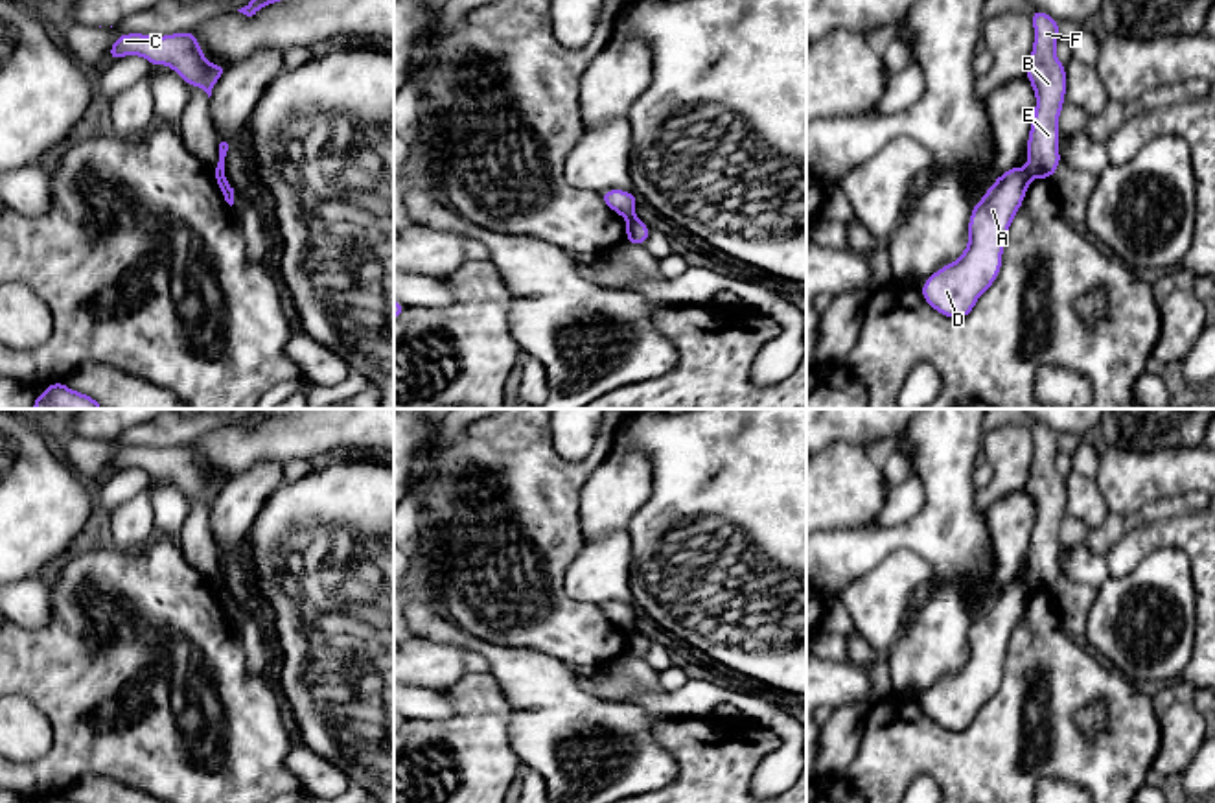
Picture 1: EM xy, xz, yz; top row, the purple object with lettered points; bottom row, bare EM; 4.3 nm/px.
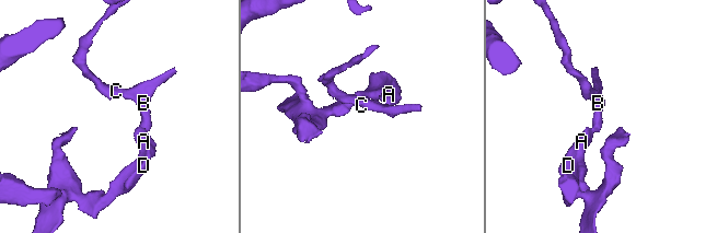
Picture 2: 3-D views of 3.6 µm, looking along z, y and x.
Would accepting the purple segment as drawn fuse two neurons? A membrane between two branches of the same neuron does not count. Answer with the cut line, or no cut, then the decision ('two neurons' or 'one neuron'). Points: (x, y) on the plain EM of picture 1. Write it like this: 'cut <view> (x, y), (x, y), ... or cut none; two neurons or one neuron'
cut xy (214, 584), (223, 590); two neurons

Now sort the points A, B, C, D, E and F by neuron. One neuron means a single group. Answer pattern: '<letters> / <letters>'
A D / B C E F

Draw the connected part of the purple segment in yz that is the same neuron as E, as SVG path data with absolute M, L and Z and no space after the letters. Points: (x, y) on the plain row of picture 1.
M1035 422L1031 427L1035 455L1025 490L1033 497L1036 519L1027 551L1027 578L1031 591L1051 591L1060 573L1059 529L1066 508L1066 477L1057 468L1059 433Z

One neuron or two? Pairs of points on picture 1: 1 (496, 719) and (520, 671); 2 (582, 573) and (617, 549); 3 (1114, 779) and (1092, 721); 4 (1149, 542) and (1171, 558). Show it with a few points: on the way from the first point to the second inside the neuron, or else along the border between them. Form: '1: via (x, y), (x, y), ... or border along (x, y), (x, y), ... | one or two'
1: border along (490, 671), (507, 700), (510, 741) | two
2: via (591, 573), (608, 558) | one
3: border along (1105, 697), (1107, 719), (1101, 732), (1090, 739) | two
4: border along (1123, 575), (1164, 547), (1179, 547), (1193, 575) | two

